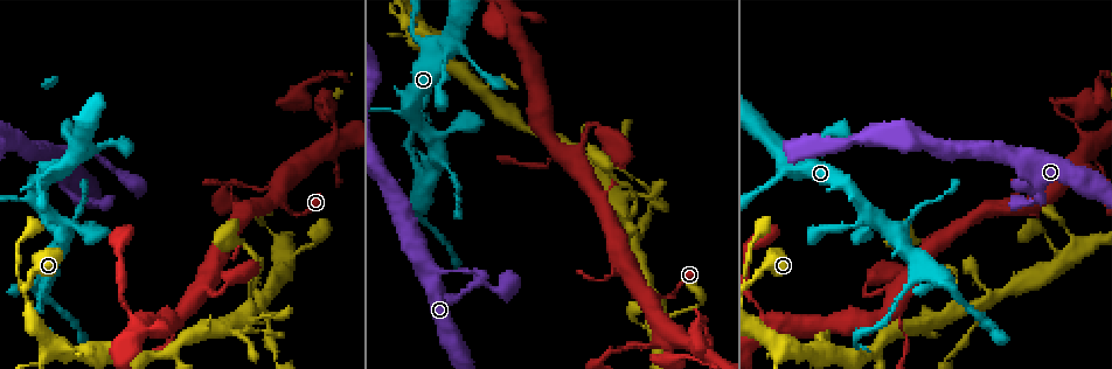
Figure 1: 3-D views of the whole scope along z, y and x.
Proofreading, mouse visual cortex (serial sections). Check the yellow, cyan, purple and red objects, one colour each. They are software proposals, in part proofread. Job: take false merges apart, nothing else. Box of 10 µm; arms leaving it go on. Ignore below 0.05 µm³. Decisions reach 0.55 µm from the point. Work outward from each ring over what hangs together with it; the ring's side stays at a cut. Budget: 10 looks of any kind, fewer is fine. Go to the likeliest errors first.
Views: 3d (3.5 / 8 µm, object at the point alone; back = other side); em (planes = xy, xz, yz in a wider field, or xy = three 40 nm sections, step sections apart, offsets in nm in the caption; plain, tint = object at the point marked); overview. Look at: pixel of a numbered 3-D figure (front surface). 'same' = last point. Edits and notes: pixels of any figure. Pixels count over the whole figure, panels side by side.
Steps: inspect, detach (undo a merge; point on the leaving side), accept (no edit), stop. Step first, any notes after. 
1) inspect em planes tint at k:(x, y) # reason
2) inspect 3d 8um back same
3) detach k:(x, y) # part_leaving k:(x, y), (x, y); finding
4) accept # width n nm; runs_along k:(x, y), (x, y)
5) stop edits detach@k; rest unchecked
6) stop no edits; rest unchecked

inspect 3d 8um at 1:(988, 299) # two arms in line, one across

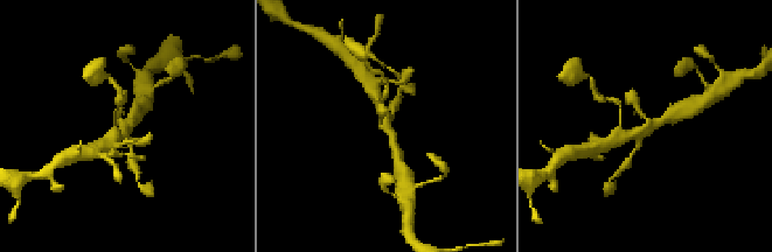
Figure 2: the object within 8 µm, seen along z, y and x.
inspect em xy step 1 tint same

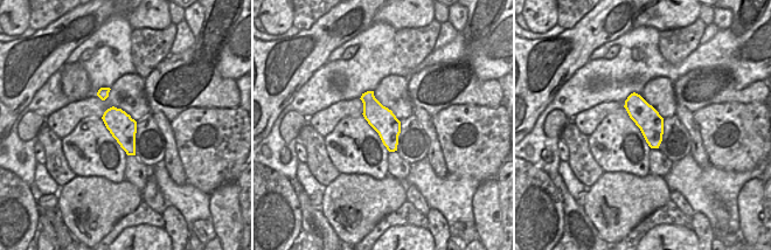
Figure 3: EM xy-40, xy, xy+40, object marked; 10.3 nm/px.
accept # width 260 nm; runs_along 2:(619, 139), (648, 128), (672, 114); all the same cell

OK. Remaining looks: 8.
inspect 3d 3.5um at 1:(43, 288) # thick turns thin

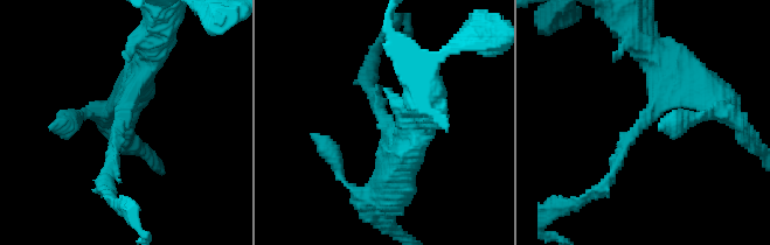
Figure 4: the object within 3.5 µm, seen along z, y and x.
inspect em xy step 3 tint at 4:(384, 121)

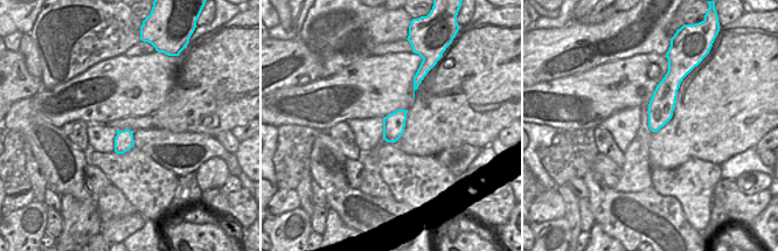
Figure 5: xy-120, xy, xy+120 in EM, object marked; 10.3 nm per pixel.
inspect em xy step 1 tint same

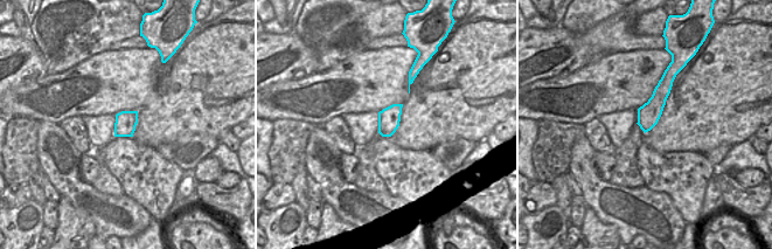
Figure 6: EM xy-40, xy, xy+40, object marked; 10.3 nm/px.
accept # arm_widths 150, 350 nm; runs_along 4:(659, 55), (665, 91), (608, 181); continuous, no second cell

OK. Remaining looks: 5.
inspect 3d 8um back at 1:(902, 320) # two arms in line, one across

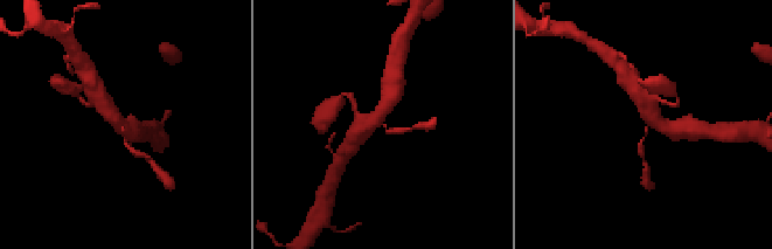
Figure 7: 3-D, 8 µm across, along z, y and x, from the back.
inspect 3d 3.5um same # closer look

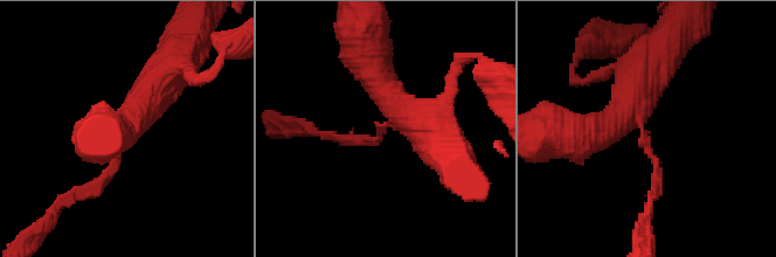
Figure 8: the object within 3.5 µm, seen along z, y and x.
inspect em xy step 2 tint at 8:(383, 127) # arms 3; arm_widths 150, 450, 500 nm

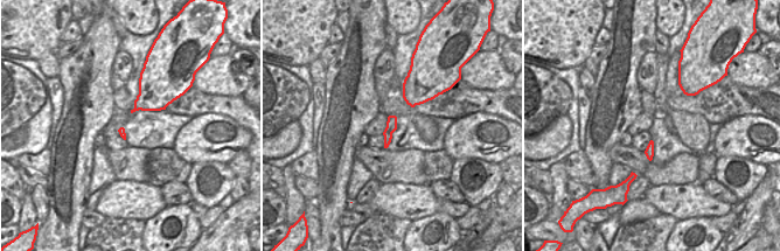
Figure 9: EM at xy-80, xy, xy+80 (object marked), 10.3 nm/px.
accept # runs_along 8:(166, 74), (119, 134), (112, 171), (84, 188); all the same cell

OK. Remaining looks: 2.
stop no edits; rest unchecked

